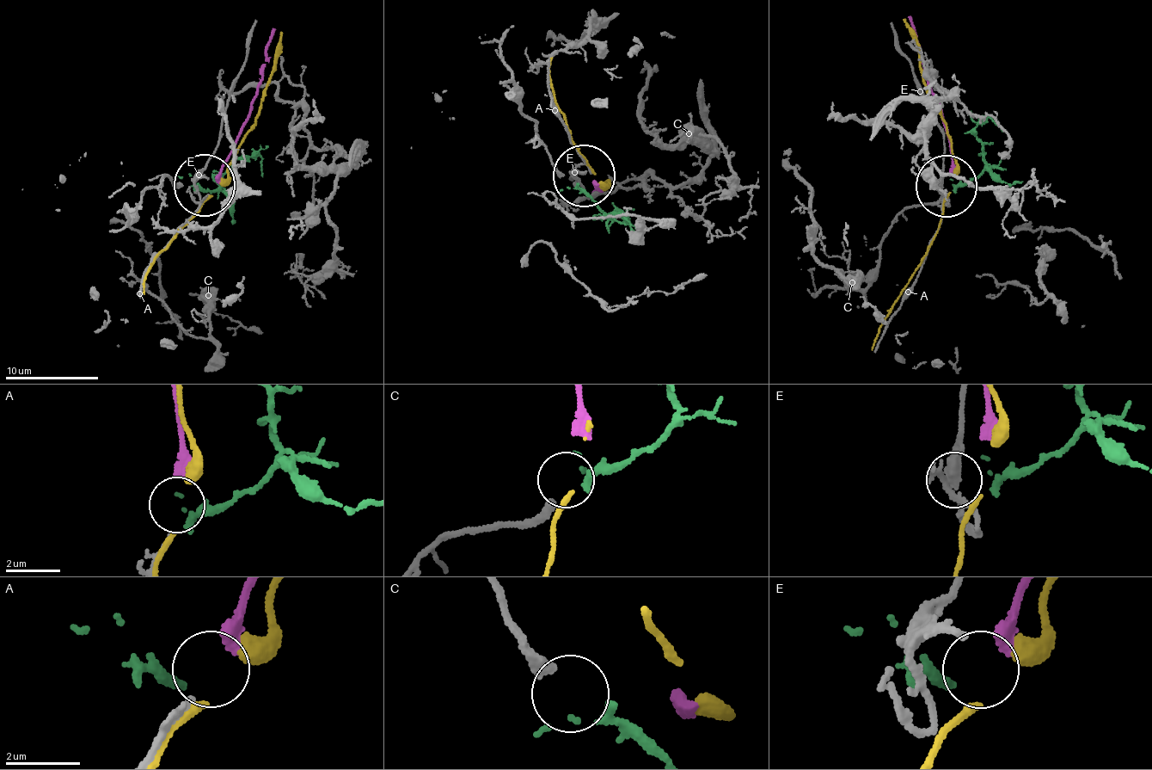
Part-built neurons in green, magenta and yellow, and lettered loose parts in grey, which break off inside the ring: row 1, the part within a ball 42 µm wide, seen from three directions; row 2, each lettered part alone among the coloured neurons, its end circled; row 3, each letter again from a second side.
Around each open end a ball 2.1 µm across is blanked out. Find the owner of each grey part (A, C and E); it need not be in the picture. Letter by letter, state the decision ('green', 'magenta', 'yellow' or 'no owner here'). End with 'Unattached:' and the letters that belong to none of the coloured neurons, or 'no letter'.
A: magenta
C: green
E: no owner here
Unattached: E

